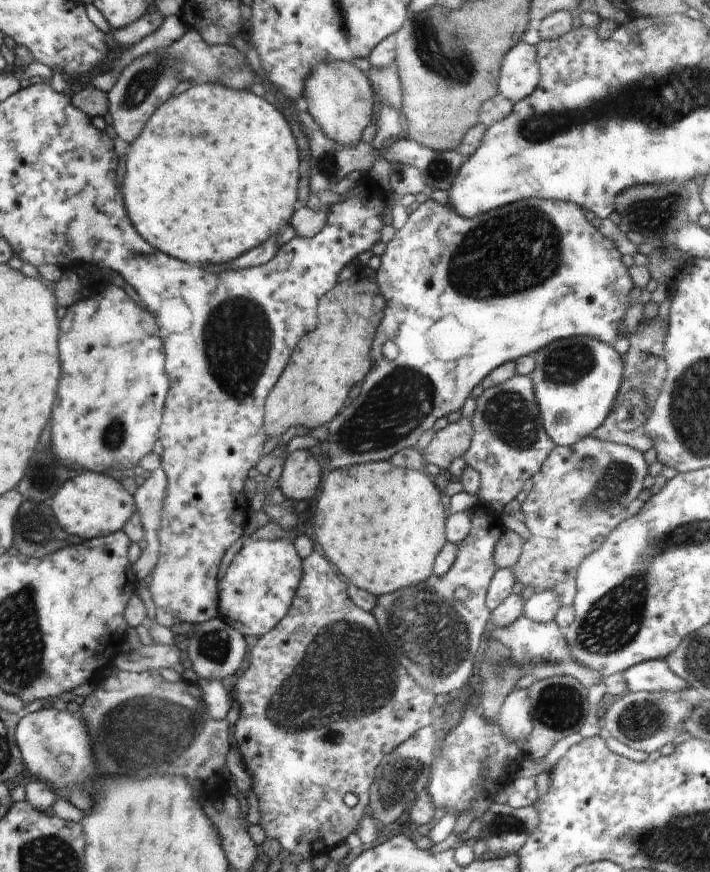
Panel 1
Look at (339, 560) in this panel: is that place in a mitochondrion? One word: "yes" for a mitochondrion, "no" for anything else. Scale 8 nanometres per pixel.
no

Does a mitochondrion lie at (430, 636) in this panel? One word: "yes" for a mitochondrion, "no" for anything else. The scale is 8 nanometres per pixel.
yes

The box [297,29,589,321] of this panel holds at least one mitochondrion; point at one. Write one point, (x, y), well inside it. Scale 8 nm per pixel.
(478, 269)

